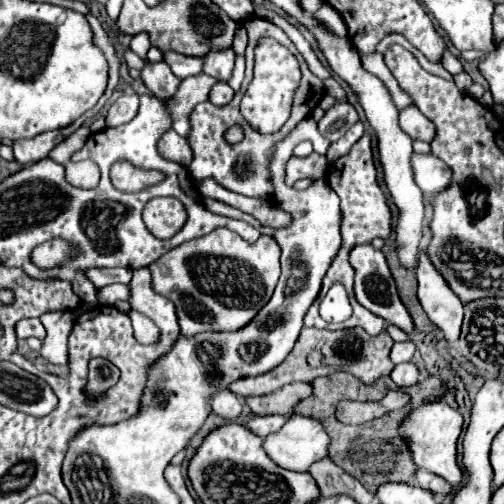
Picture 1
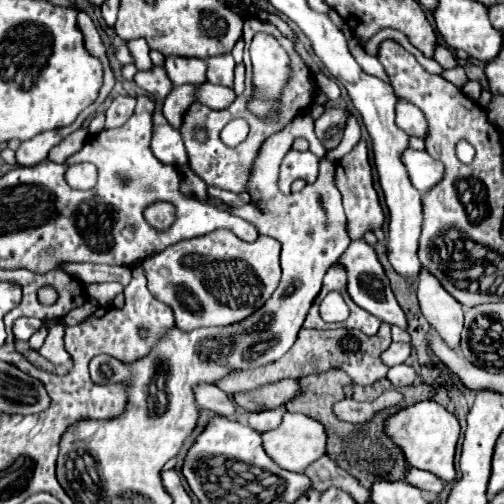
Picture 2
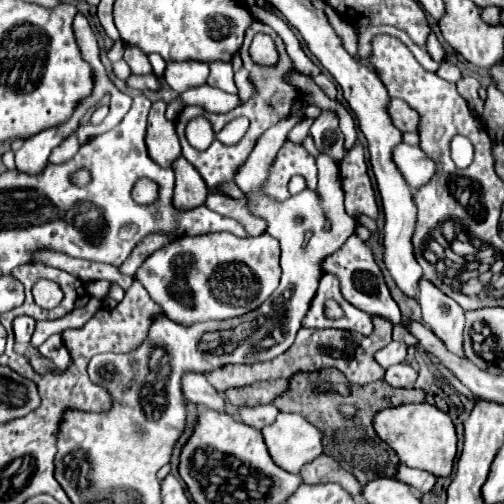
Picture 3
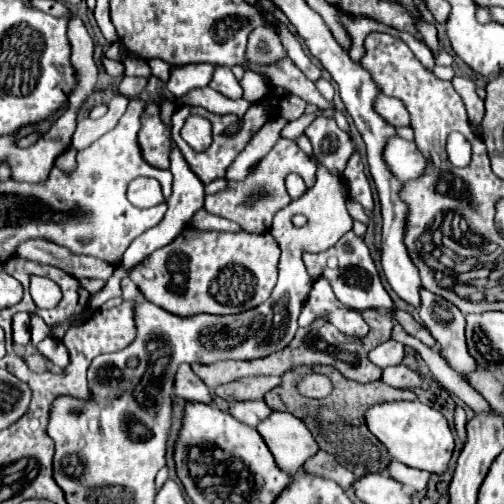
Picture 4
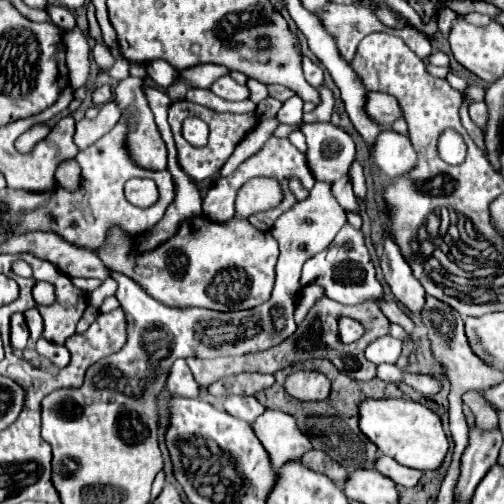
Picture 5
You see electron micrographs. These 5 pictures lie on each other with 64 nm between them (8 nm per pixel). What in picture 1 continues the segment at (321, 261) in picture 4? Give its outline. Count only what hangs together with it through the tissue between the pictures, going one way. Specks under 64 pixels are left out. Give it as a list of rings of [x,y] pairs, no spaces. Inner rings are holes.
[[[358,244],[350,252],[350,266],[354,268],[354,296],[356,296],[356,300],[366,310],[370,310],[372,314],[384,318],[388,324],[394,324],[394,326],[402,328],[408,336],[412,336],[412,332],[414,332],[412,318],[410,318],[408,310],[404,308],[404,304],[398,298],[396,284],[394,284],[394,280],[390,276],[384,254],[380,250],[376,250],[376,248],[372,248],[370,244]]]

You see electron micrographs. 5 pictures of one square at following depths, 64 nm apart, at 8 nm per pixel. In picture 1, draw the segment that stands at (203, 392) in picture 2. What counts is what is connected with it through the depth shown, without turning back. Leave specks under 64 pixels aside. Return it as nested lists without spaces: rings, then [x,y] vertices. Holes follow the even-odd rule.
[[[220,390],[220,392],[214,392],[210,398],[208,398],[208,406],[212,408],[214,414],[226,418],[226,420],[236,420],[242,412],[242,400],[238,396],[234,396],[232,392],[228,390]]]

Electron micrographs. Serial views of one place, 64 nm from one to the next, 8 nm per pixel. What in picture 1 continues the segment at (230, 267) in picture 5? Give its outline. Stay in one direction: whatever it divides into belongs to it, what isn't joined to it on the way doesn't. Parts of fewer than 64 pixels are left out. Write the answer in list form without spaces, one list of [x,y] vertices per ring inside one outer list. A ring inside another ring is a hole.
[[[216,228],[202,238],[168,250],[162,258],[152,262],[148,270],[152,274],[154,292],[160,292],[174,302],[178,324],[184,336],[194,336],[196,332],[204,330],[236,330],[248,324],[252,316],[256,316],[256,312],[270,300],[280,278],[280,246],[272,236],[260,236],[254,244],[248,244],[234,232]]]

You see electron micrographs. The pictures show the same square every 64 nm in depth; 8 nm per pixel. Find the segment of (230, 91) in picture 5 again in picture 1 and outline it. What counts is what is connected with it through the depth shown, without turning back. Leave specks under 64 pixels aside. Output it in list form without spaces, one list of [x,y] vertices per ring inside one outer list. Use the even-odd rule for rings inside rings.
[[[210,52],[204,58],[204,74],[220,80],[220,82],[228,82],[232,76],[232,68],[234,68],[234,52]]]

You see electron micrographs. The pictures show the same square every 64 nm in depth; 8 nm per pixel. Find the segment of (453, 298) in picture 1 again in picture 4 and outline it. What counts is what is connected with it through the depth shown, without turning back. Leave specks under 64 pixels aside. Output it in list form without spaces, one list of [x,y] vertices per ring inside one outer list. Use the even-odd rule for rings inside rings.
[[[422,290],[420,318],[432,338],[436,340],[440,356],[450,364],[450,368],[462,378],[468,380],[472,372],[478,370],[476,360],[468,354],[464,338],[464,314],[444,298]]]

